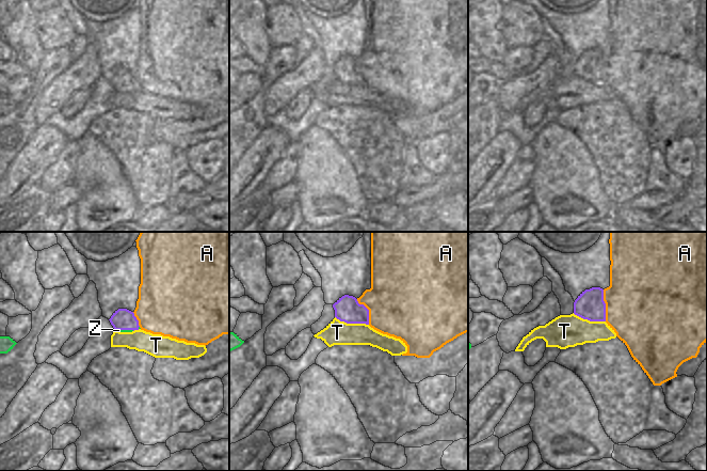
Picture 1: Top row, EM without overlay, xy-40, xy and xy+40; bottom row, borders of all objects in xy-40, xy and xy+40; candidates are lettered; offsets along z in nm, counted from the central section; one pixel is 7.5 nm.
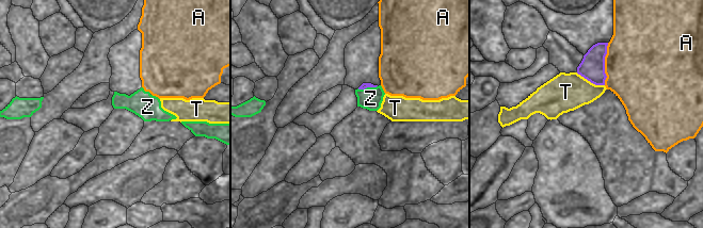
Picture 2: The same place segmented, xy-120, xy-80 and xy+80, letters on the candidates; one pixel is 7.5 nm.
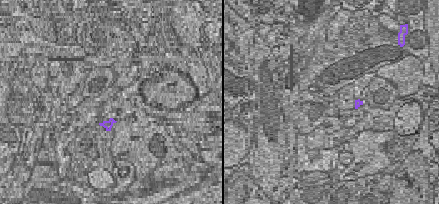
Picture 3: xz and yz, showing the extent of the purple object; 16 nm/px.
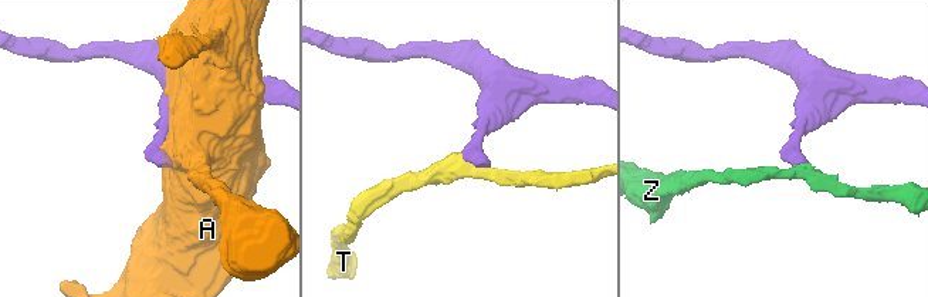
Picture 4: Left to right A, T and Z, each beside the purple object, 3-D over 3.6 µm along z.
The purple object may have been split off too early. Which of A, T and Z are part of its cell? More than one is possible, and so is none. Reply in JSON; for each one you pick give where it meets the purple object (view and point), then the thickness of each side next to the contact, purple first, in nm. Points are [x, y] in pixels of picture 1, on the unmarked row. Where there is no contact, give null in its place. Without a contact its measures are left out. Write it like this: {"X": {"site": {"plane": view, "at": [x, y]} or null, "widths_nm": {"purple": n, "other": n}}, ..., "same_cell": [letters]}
{"same_cell": []}

